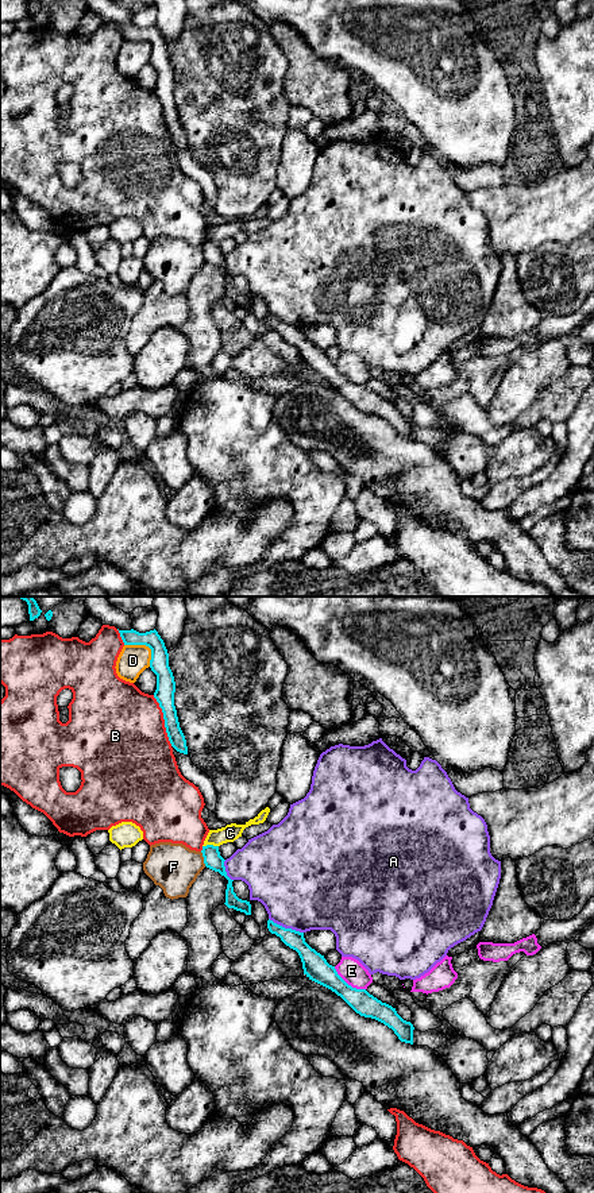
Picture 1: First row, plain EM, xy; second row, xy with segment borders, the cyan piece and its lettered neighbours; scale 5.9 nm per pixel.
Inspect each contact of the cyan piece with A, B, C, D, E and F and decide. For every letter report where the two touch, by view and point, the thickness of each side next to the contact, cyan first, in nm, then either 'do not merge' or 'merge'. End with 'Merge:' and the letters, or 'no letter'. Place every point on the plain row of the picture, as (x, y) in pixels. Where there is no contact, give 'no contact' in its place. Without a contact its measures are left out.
A: xy (286, 324) | 130/480 nm | do not merge
B: xy (165, 116) | 120/480 nm | do not merge
C: xy (209, 240) | 110/100 nm | do not merge
D: xy (146, 41) | 110/180 nm | do not merge
E: xy (347, 379) | 150/150 nm | do not merge
F: xy (204, 254) | 110/280 nm | do not merge
Merge: no letter

